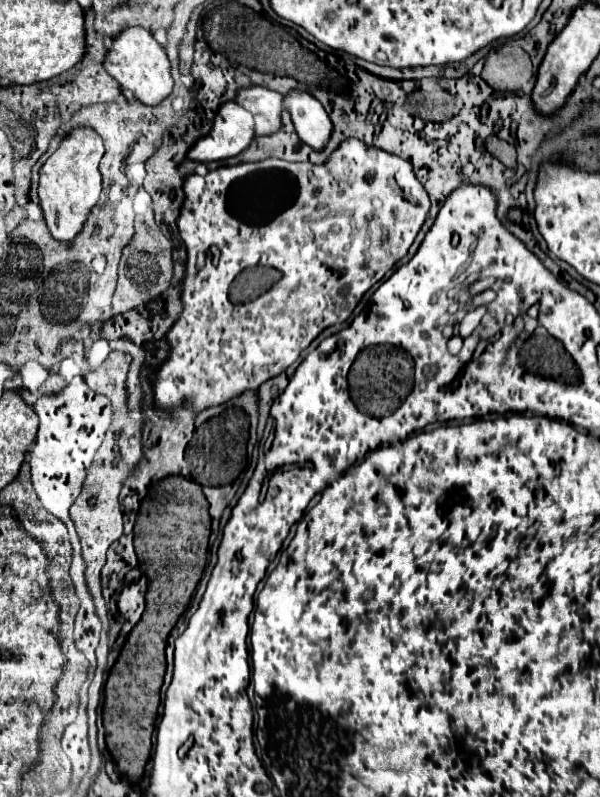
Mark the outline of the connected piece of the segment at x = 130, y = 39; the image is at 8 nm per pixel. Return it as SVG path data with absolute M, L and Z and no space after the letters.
M126 26L118 36L114 36L112 48L104 58L104 70L118 80L122 90L132 92L134 98L148 106L156 106L158 102L162 102L174 86L174 80L170 76L170 62L164 48L154 40L152 32L142 26Z

